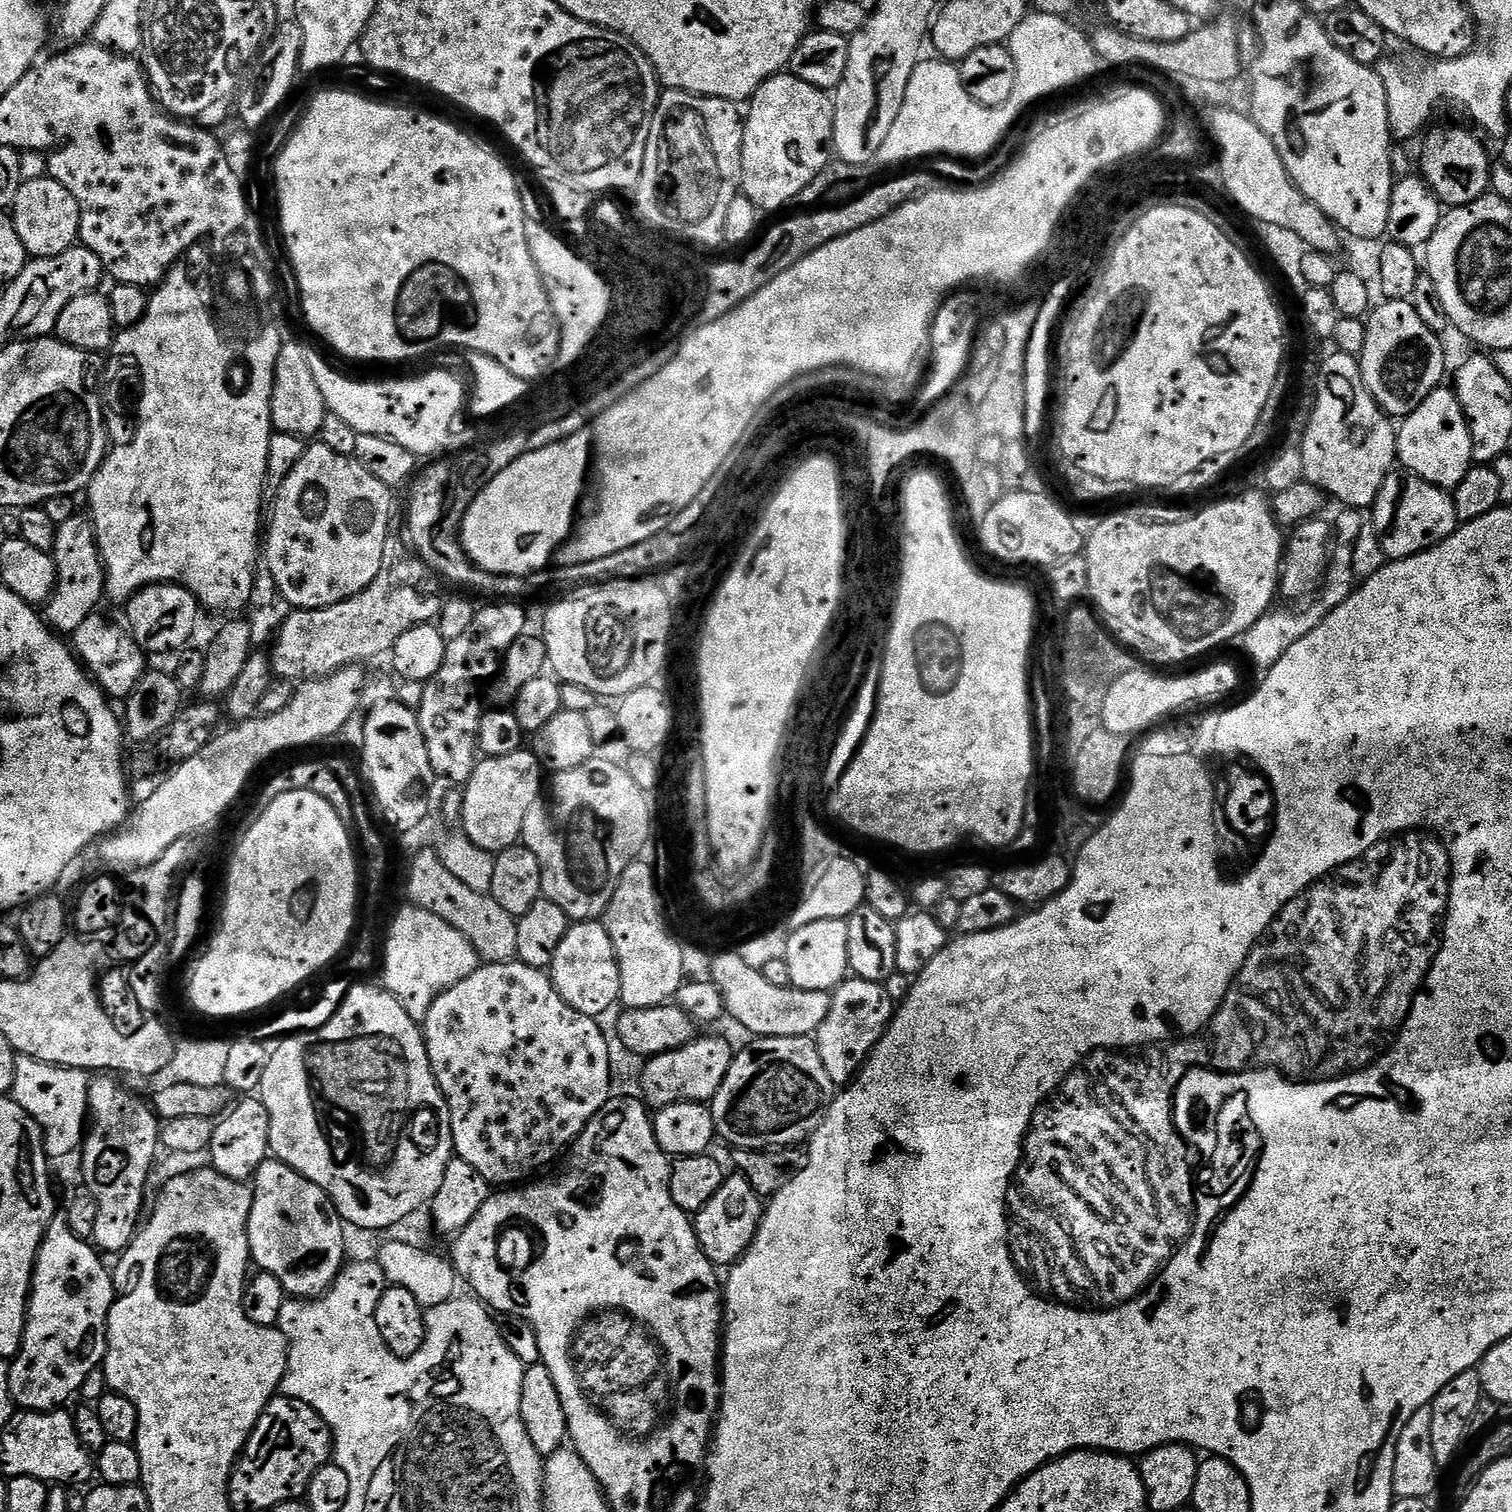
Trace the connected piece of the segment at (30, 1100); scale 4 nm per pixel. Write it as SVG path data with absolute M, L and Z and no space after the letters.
M17 1055L14 1070L12 1099L38 1122L44 1131L44 1151L49 1157L68 1154L79 1149L86 1135L88 1115L89 1073L82 1068L59 1068L47 1059L35 1060L29 1056Z

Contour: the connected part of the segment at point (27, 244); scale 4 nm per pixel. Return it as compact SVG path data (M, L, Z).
M26 180L18 190L18 198L10 209L12 224L22 238L22 246L29 257L47 258L70 250L80 239L80 211L78 202L66 186L57 180Z

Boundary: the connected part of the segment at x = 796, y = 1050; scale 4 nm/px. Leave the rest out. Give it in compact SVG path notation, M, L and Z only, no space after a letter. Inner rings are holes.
M766 1036L756 1038L751 1041L753 1044L749 1048L744 1048L735 1053L732 1058L730 1070L726 1070L726 1078L722 1078L722 1086L718 1086L718 1090L712 1095L710 1107L712 1109L712 1117L716 1123L717 1137L722 1141L729 1140L733 1149L751 1148L753 1150L775 1150L778 1148L790 1148L793 1146L803 1145L805 1142L811 1141L812 1136L818 1130L818 1126L822 1126L822 1122L826 1118L828 1108L838 1091L837 1085L832 1083L830 1074L826 1074L826 1066L822 1066L822 1058L816 1049L816 1041L812 1036Z

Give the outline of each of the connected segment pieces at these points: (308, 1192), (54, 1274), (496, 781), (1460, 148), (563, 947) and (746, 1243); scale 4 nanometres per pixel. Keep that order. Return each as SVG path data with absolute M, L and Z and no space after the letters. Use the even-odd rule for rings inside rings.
M269 1158L258 1166L248 1223L251 1259L257 1269L274 1274L289 1297L315 1298L331 1288L346 1263L343 1222L332 1199L289 1164Z
M57 1214L50 1222L36 1259L36 1269L32 1275L32 1294L28 1298L28 1321L24 1327L24 1337L20 1352L11 1361L9 1388L17 1409L29 1412L54 1412L64 1404L80 1387L90 1372L101 1367L108 1353L108 1315L112 1301L116 1299L114 1276L104 1269L101 1253L89 1241L78 1238L70 1230L67 1215Z
M521 750L514 754L502 754L501 756L489 756L481 759L476 765L474 774L462 788L464 805L462 806L460 819L462 827L464 826L462 828L463 835L467 836L470 842L474 842L474 846L493 854L507 848L517 847L524 835L526 814L530 814L530 806L534 806L541 799L540 787L543 784L545 787L546 772L535 751Z
M1436 128L1430 132L1423 137L1424 149L1420 152L1418 172L1441 205L1460 208L1485 195L1490 188L1490 159L1484 149L1485 141L1475 131L1467 132L1464 128Z
M586 920L576 922L569 927L566 938L558 946L554 954L554 962L550 969L550 979L558 990L560 997L570 1005L578 1014L586 1014L593 1018L600 1018L603 1012L608 1012L612 1007L620 1004L620 971L614 954L614 942L610 942L610 934L604 928L603 923Z
M739 1174L725 1175L718 1192L694 1216L696 1237L708 1261L717 1266L735 1264L754 1242L764 1210L762 1197L756 1193L754 1186L750 1186L746 1177Z

